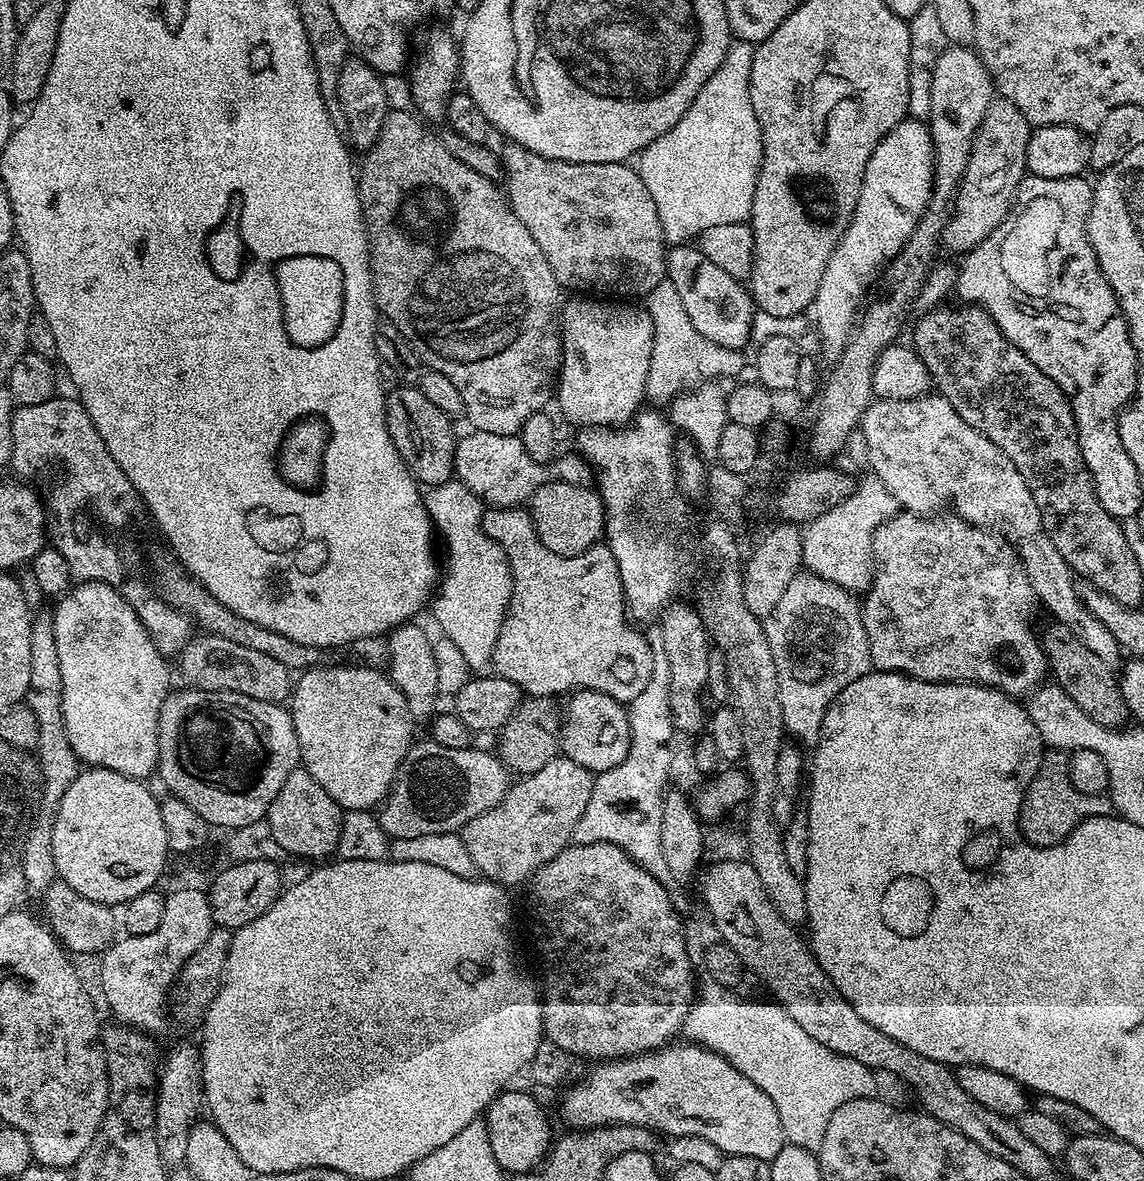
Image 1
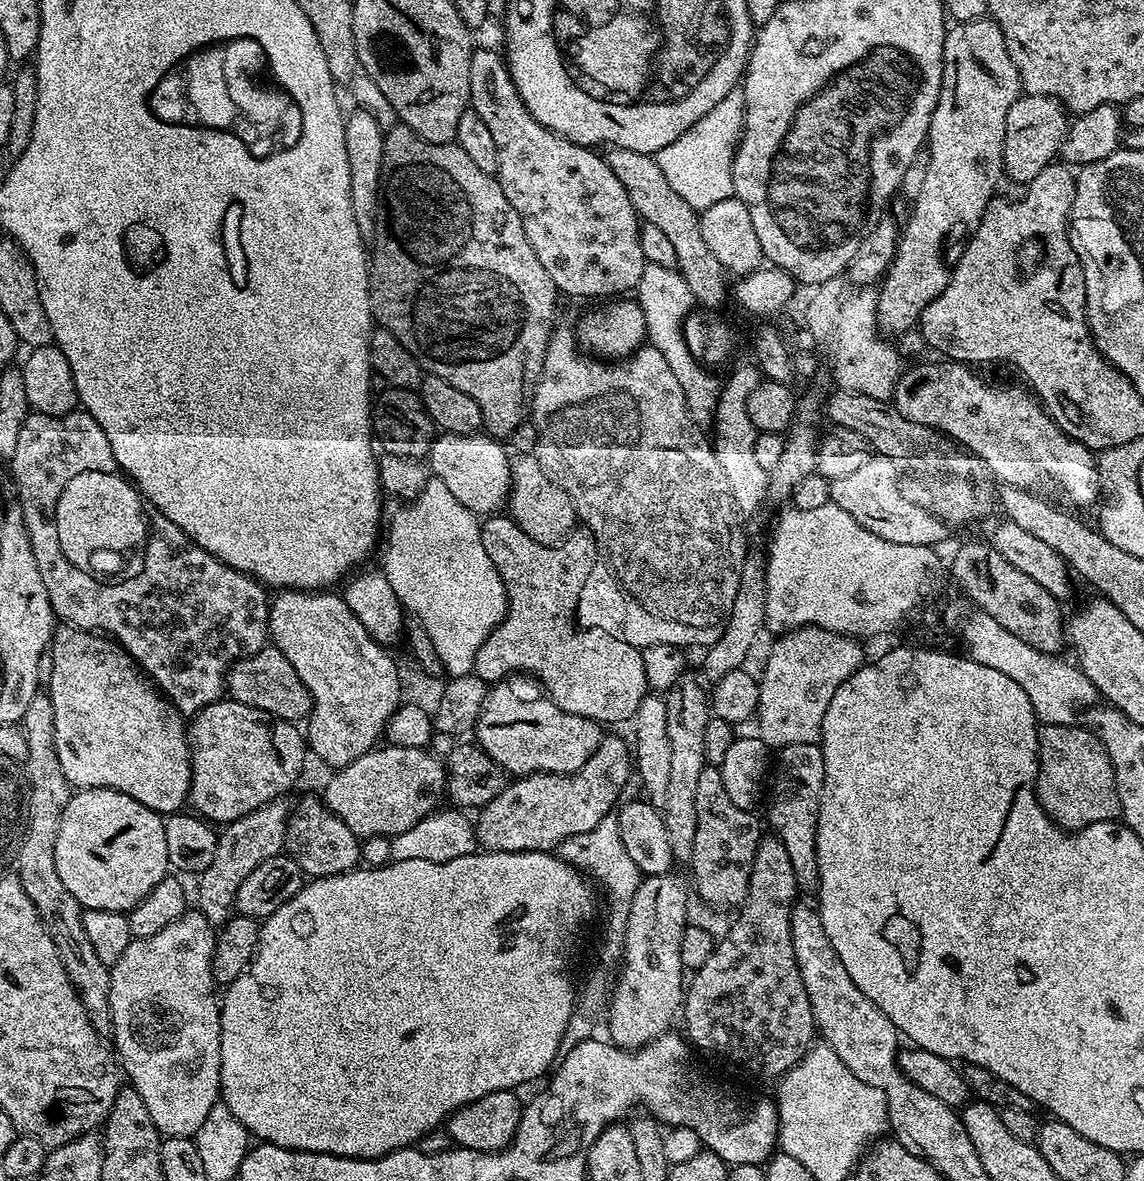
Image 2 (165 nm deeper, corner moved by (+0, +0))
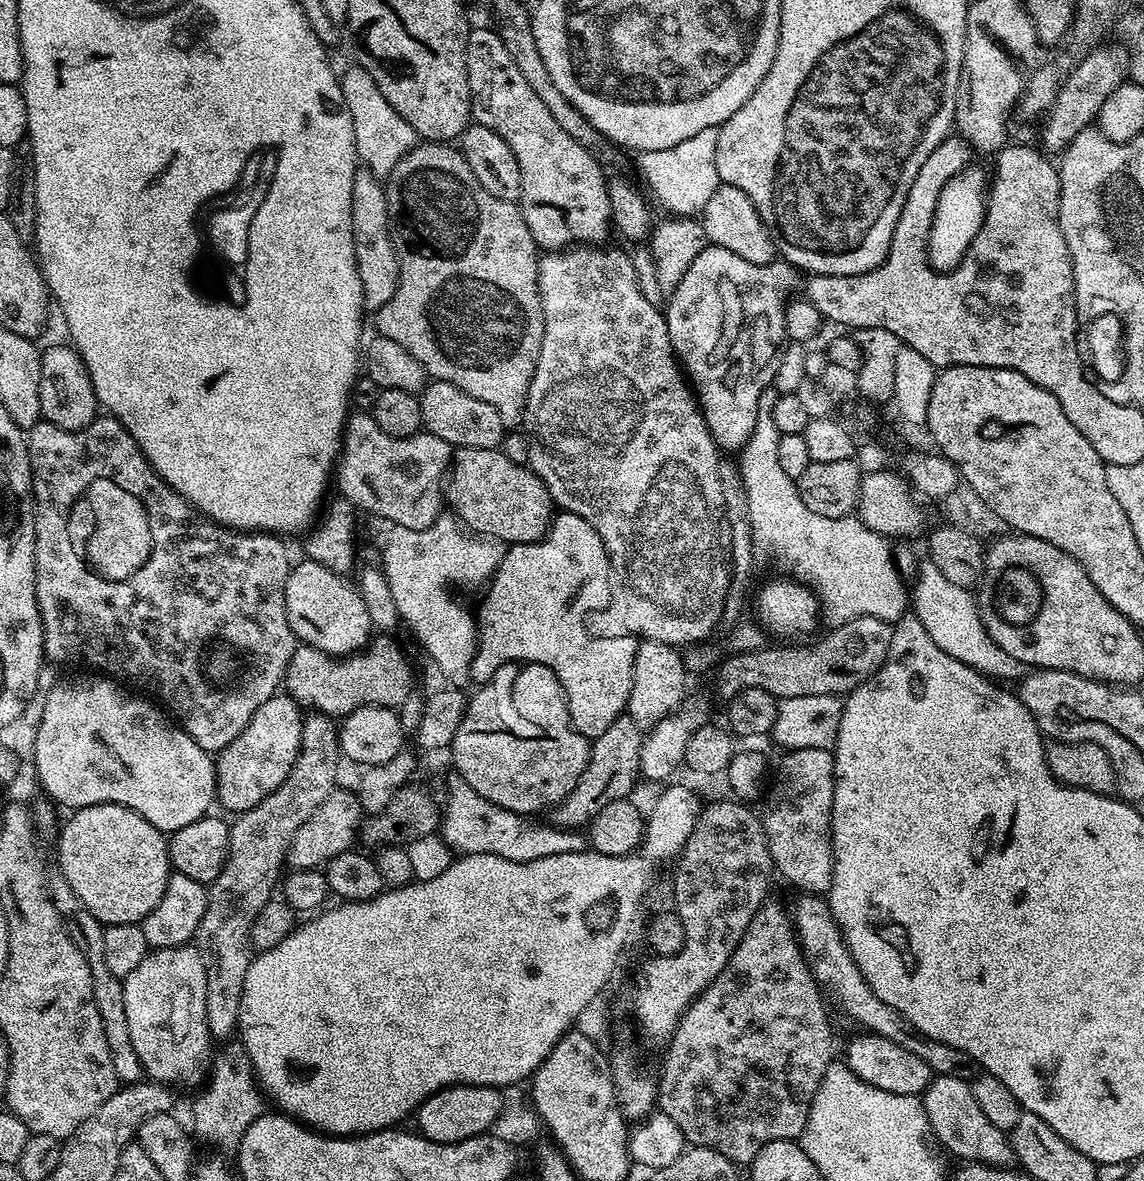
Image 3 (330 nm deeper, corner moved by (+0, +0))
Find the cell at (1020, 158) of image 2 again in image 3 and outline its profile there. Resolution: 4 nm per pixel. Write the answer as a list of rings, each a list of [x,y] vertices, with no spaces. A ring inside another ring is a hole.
[[[1097,46],[1088,55],[1083,56],[1079,64],[1068,73],[1066,79],[1059,85],[1056,101],[1043,117],[1044,129],[1040,136],[1044,139],[1043,147],[1063,150],[1075,136],[1095,121],[1102,110],[1102,102],[1114,94],[1119,84],[1125,83],[1128,76],[1127,47]]]

